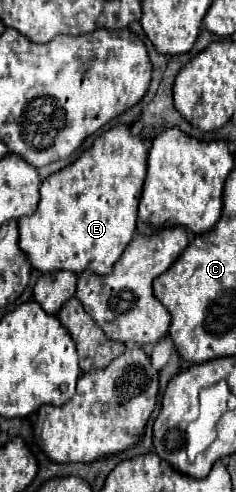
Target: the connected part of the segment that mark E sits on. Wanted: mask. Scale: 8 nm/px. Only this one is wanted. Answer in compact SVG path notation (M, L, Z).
M118 124L98 136L94 144L76 162L48 176L40 186L40 202L36 212L18 220L20 248L24 250L32 266L44 274L56 270L70 270L76 274L92 270L100 276L110 274L136 232L138 202L146 180L146 160L148 146L144 144L144 140L132 134L130 126Z

